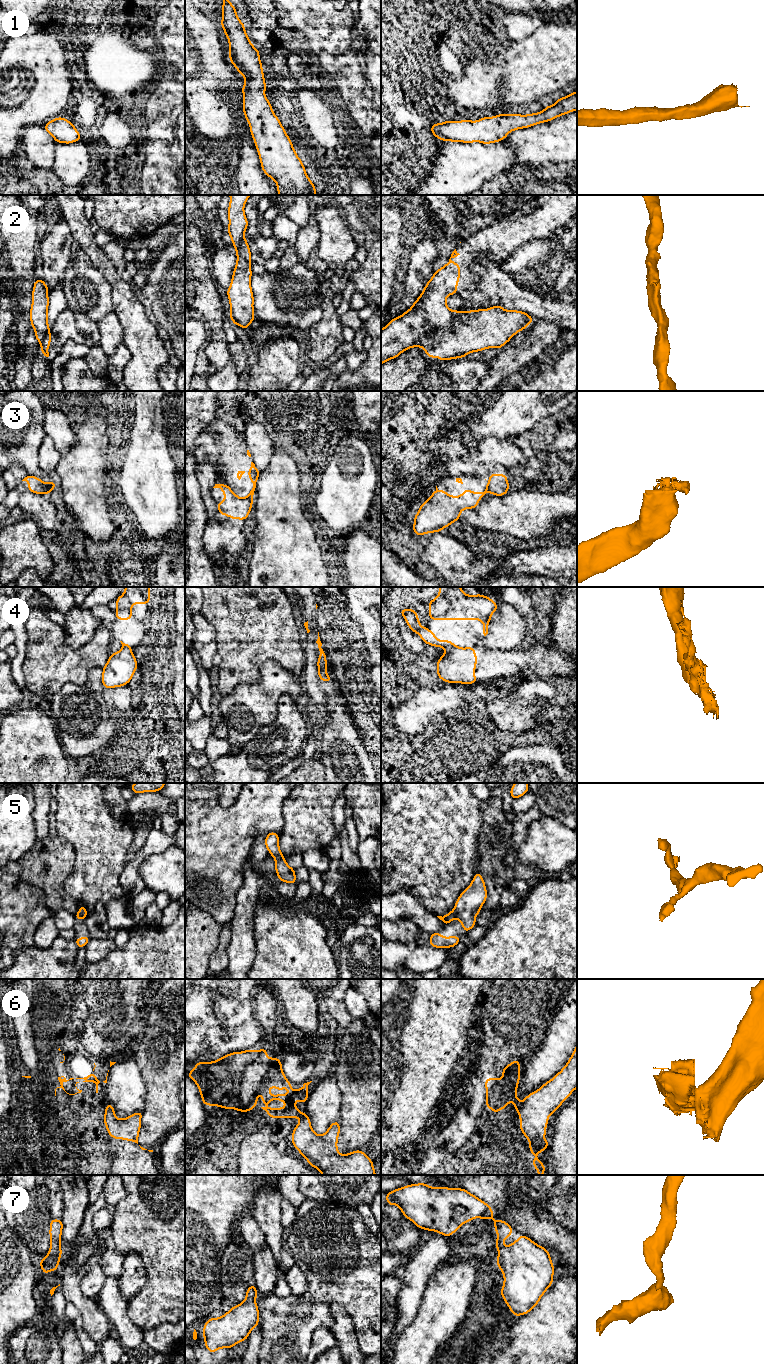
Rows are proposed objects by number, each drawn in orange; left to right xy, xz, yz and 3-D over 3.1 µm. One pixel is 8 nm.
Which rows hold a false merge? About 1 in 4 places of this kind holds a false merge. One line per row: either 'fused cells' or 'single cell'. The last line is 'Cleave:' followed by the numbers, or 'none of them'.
1: single cell
2: fused cells
3: fused cells
4: fused cells
5: single cell
6: fused cells
7: single cell
Cleave: 2, 3, 4, 6

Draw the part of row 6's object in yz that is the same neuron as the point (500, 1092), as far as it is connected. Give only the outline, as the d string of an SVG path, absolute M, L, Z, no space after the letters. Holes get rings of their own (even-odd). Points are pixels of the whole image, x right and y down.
M520 1060L510 1062L507 1067L502 1069L503 1078L487 1078L484 1087L487 1089L486 1108L492 1112L499 1112L506 1109L506 1105L512 1100L514 1108L519 1113L520 1099L517 1098L517 1086L520 1080Z

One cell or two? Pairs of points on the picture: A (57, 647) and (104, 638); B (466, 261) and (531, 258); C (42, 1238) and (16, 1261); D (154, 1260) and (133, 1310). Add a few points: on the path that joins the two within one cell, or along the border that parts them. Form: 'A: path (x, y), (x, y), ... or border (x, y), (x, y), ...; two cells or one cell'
A: path (69, 654), (88, 654), (92, 650); one cell
B: border (533, 240), (519, 246), (512, 253); two cells
C: border (15, 1231), (29, 1253), (38, 1261); two cells
D: path (154, 1272), (154, 1289), (145, 1298); one cell

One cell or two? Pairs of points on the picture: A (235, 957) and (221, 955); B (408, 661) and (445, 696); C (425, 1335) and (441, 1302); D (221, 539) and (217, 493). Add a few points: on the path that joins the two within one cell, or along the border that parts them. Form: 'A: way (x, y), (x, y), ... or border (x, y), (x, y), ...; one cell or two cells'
A: border (232, 933), (227, 947), (226, 968); two cells
B: border (447, 683), (414, 693); two cells
C: way (431, 1327), (441, 1310); one cell
D: way (229, 528), (230, 506), (228, 504); one cell

